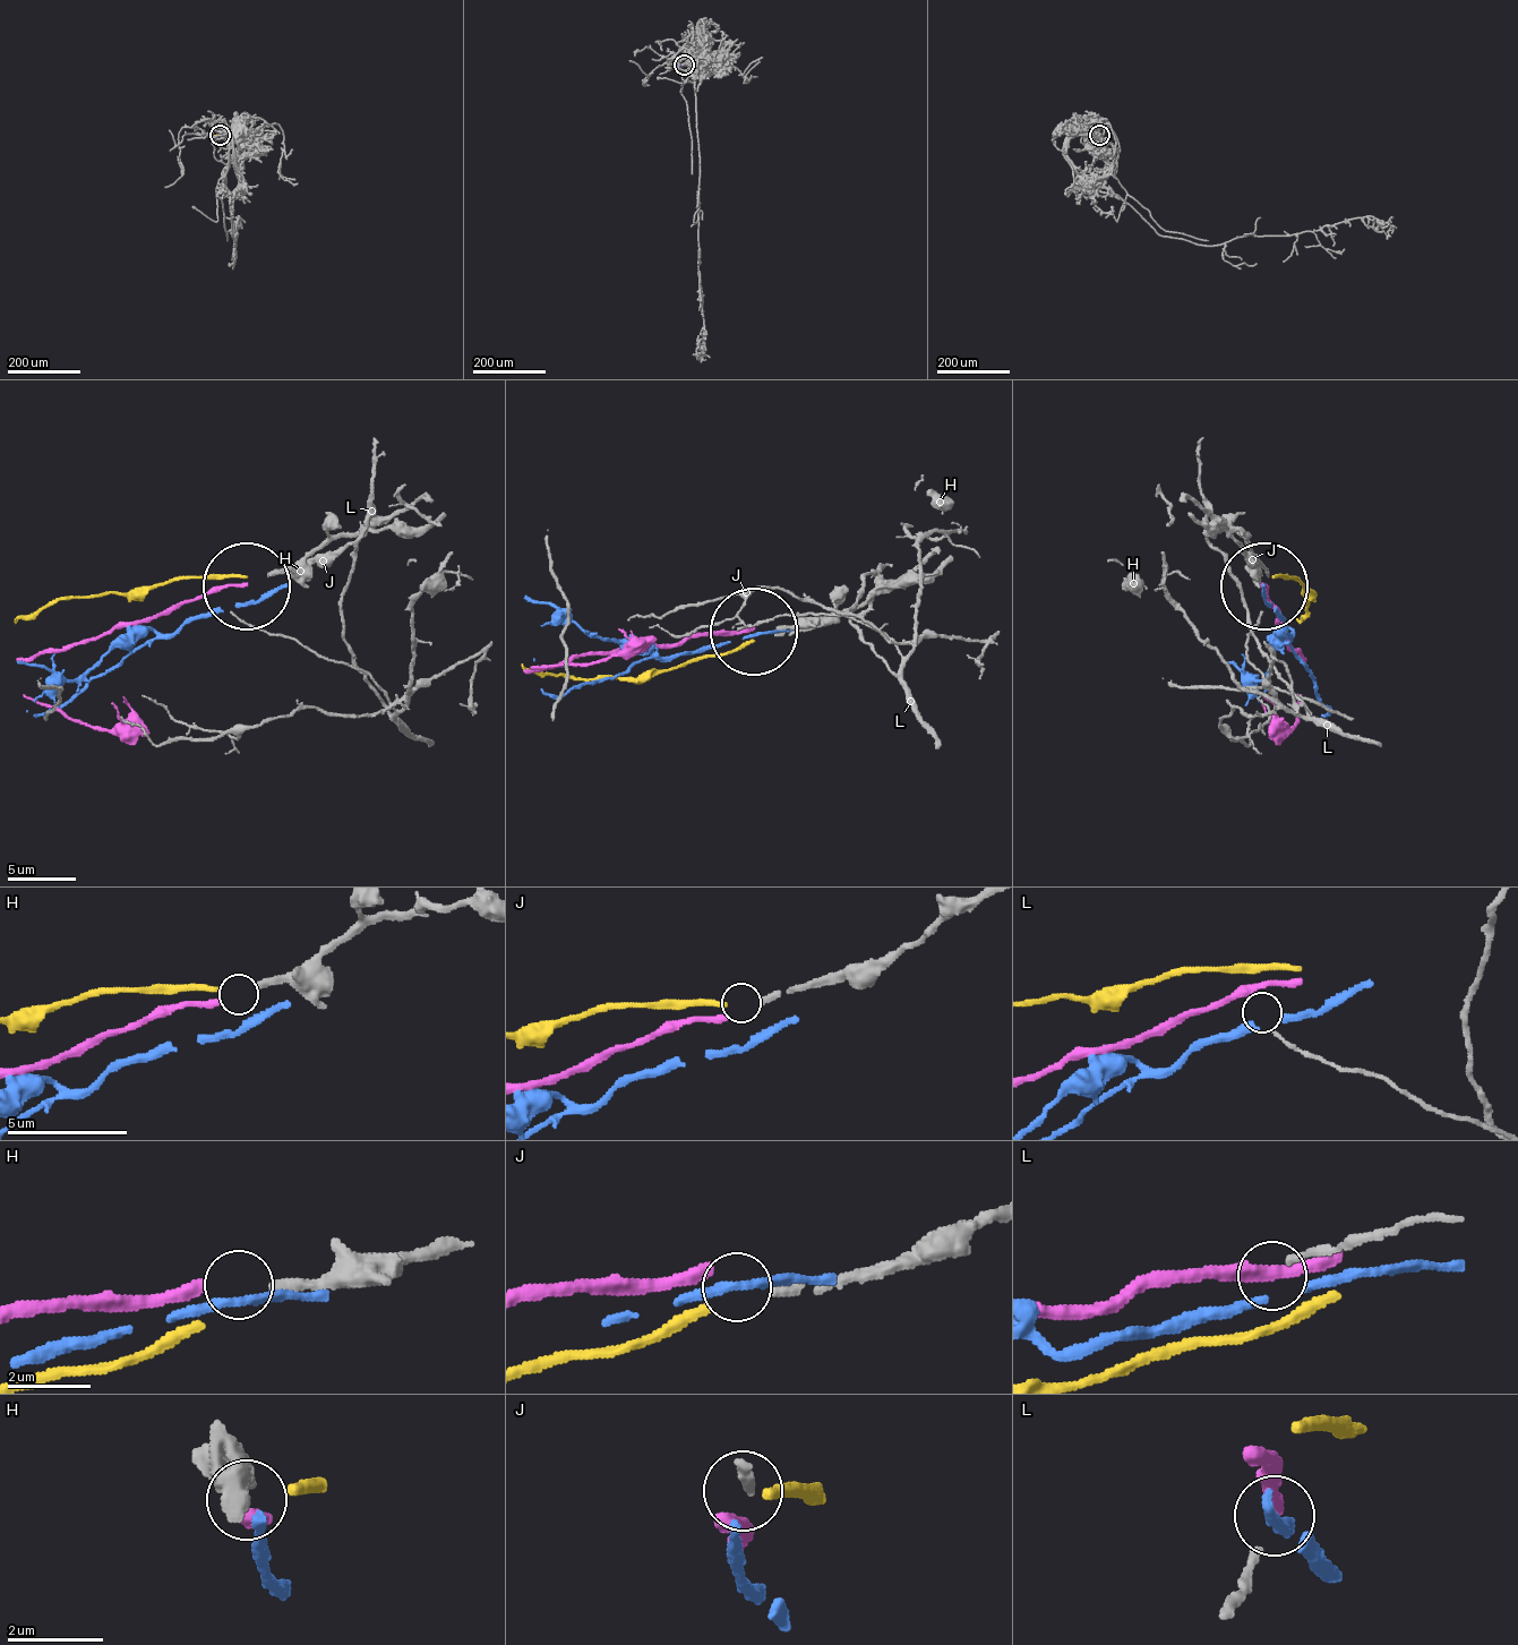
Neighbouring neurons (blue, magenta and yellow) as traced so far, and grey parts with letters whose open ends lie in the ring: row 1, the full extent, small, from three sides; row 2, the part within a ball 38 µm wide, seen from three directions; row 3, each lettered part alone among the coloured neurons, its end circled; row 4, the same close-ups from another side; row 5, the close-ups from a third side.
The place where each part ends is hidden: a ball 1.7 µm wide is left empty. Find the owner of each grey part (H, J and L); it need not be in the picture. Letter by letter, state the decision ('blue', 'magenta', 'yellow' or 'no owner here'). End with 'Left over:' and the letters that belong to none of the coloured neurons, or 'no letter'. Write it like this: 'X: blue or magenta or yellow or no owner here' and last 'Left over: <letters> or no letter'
H: magenta
J: yellow
L: no owner here
Left over: L

